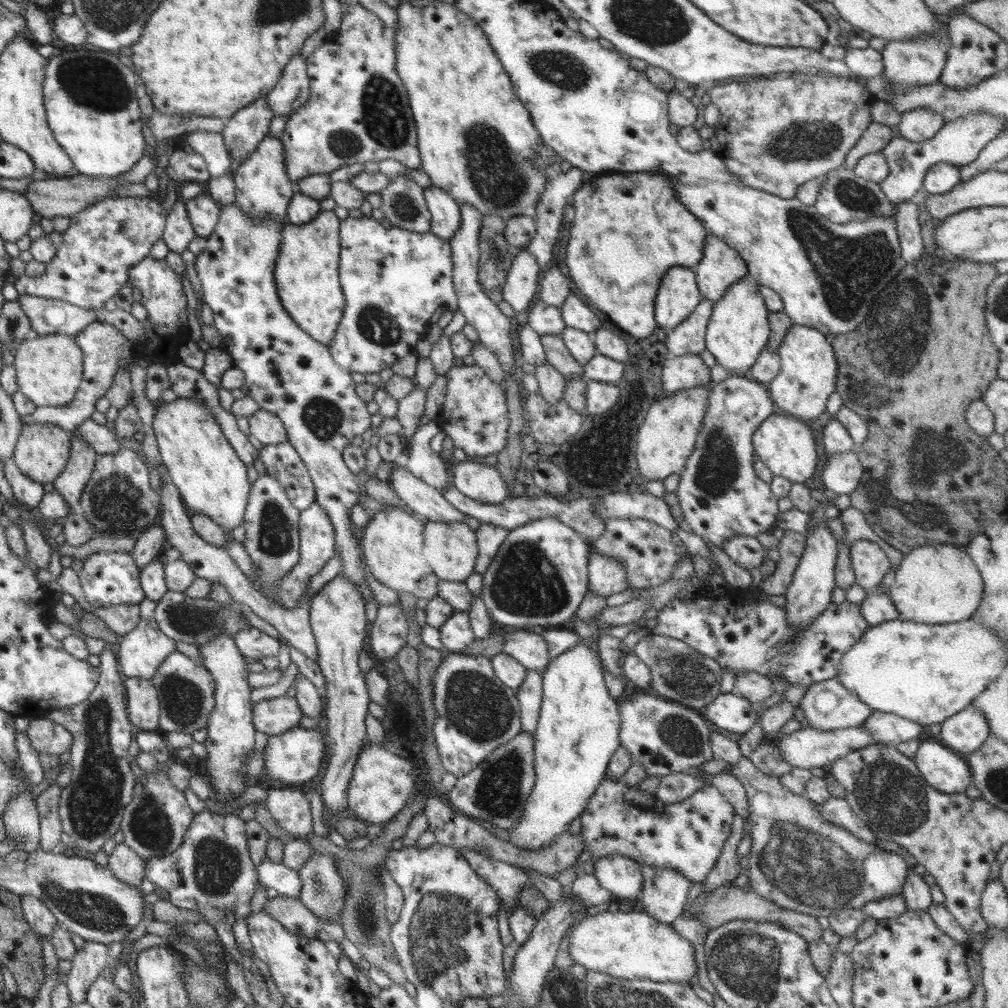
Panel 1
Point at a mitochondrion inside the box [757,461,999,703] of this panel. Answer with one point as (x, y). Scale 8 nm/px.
(888, 490)

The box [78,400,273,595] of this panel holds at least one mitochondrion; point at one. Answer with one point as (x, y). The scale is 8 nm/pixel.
(117, 502)

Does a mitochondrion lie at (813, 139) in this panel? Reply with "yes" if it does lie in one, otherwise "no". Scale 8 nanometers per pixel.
yes

